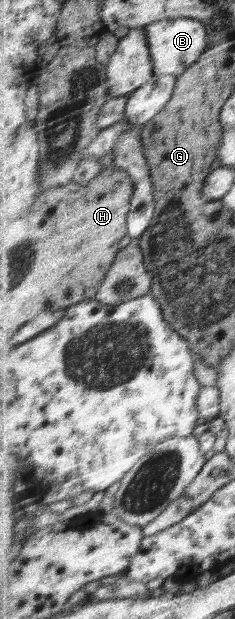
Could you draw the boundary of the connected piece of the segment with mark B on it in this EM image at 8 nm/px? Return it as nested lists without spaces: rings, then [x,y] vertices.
[[[189,17],[165,19],[150,24],[146,29],[157,76],[181,76],[185,70],[189,70],[189,66],[193,66],[207,52],[209,46],[209,32],[202,20]]]

